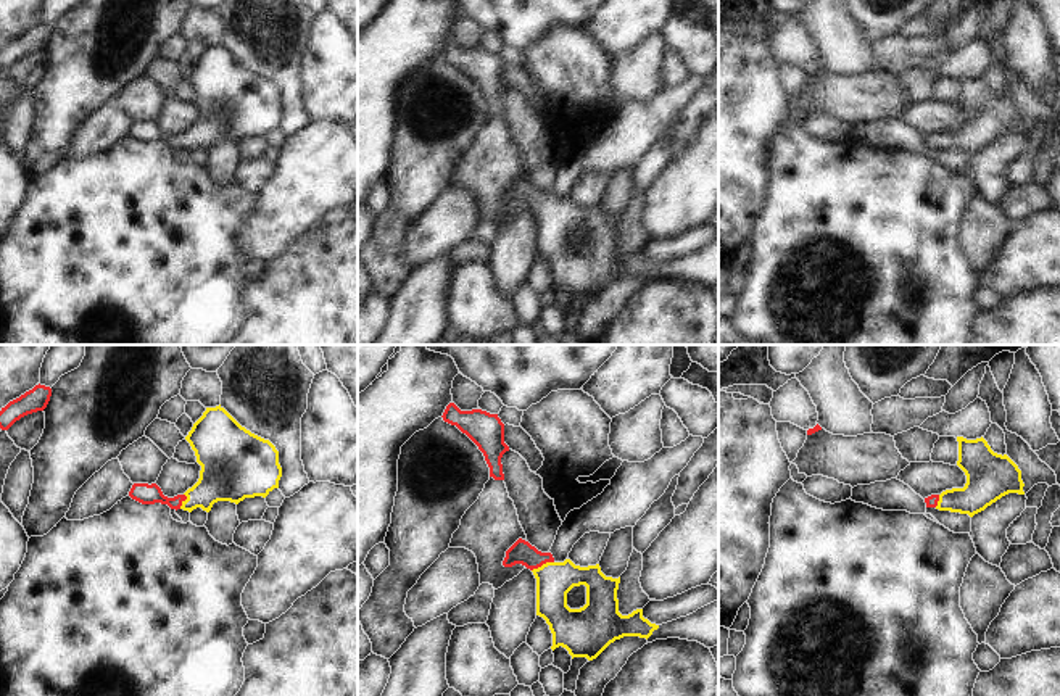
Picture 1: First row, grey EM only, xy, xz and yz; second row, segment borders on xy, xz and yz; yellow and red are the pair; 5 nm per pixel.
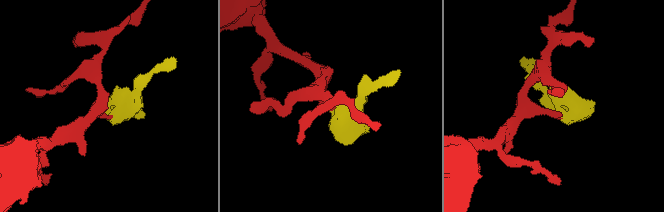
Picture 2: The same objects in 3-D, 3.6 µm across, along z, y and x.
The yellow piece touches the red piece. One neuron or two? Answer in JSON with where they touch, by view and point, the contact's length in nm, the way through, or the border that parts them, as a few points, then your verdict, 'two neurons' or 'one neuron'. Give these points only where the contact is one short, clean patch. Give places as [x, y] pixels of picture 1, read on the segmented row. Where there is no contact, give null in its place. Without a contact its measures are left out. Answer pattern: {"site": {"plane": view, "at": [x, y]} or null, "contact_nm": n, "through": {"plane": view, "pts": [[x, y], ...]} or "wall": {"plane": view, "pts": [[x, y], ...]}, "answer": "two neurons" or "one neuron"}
{"site": {"plane": "xz", "at": [543, 564]}, "contact_nm": 120, "through": {"plane": "xz", "pts": [[554, 580], [543, 564], [521, 551]]}, "answer": "one neuron"}

